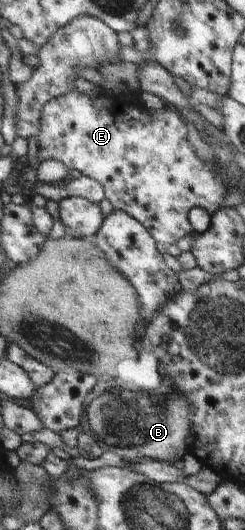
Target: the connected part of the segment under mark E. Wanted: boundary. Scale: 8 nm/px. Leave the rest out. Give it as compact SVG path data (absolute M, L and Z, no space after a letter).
M74 88L71 92L59 95L57 98L52 99L52 101L44 105L42 108L41 120L42 129L39 133L38 145L42 155L39 156L37 160L42 163L46 161L45 155L55 155L56 159L65 163L66 167L69 167L70 170L77 169L82 175L99 181L105 187L106 199L114 204L115 209L126 212L128 215L136 218L136 221L139 221L144 227L147 227L151 231L152 237L156 238L156 241L161 246L171 243L175 244L176 241L188 237L190 233L195 233L194 227L190 225L190 219L188 219L188 213L190 213L194 207L202 207L202 209L206 209L213 215L218 210L222 209L222 203L224 203L226 195L229 194L227 181L216 173L217 167L214 164L206 165L206 163L200 161L200 157L194 153L194 147L192 147L190 141L188 141L188 121L184 121L183 115L170 105L164 104L159 110L152 110L144 106L139 96L135 96L135 99L128 99L128 96L123 94L115 97L101 90L97 96L89 97L84 93L80 93L78 88Z

